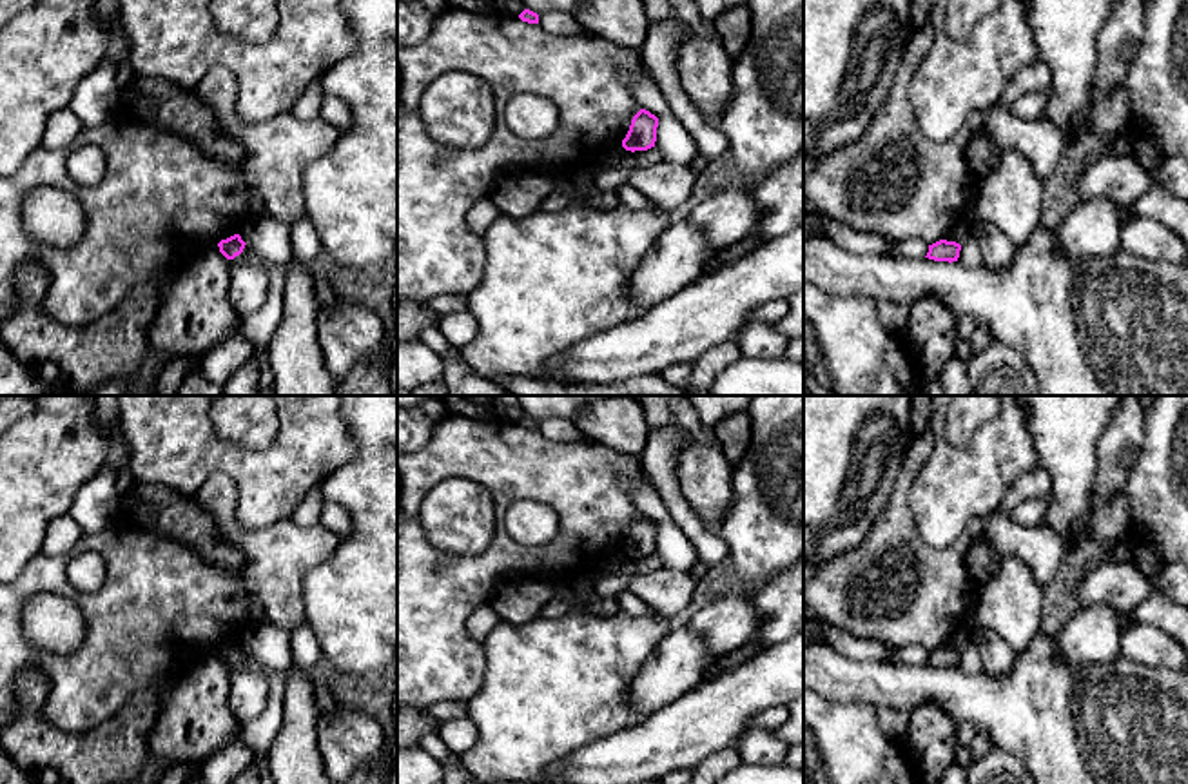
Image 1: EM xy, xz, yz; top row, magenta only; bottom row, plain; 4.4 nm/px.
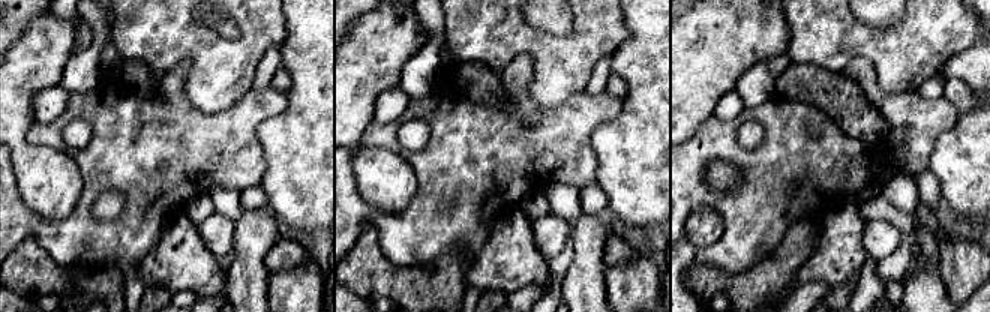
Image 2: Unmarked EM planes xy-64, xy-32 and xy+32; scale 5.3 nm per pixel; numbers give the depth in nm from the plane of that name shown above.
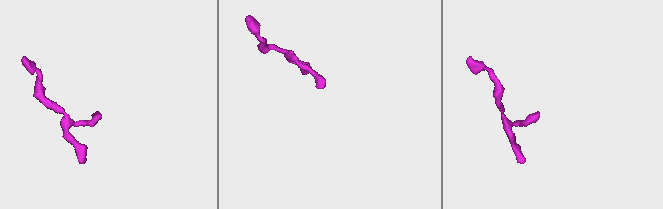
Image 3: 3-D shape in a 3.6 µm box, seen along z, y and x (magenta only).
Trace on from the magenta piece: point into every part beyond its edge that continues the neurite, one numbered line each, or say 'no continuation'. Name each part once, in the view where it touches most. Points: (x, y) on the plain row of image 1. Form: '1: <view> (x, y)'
no continuation

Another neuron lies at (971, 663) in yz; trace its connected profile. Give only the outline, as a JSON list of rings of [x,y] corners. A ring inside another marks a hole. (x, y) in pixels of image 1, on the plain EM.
[[[974,644],[965,648],[959,657],[958,668],[965,673],[981,673],[983,671],[983,662],[979,657],[979,652],[976,650]]]

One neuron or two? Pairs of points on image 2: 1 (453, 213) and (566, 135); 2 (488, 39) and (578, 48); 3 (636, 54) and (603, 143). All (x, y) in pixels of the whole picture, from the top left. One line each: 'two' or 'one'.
1: one
2: one
3: one

